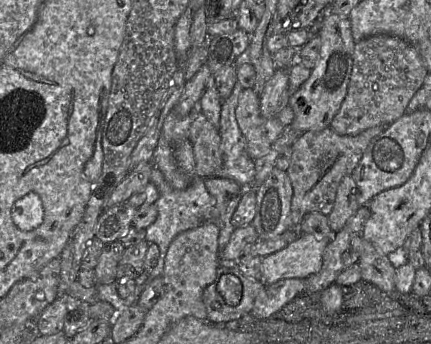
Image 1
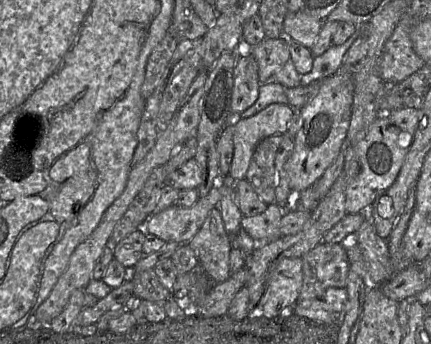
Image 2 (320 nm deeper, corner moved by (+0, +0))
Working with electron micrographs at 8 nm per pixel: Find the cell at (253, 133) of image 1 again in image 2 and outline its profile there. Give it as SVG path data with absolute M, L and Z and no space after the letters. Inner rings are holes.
M283 135L264 138L257 145L246 173L253 190L267 205L277 204L275 158Z

